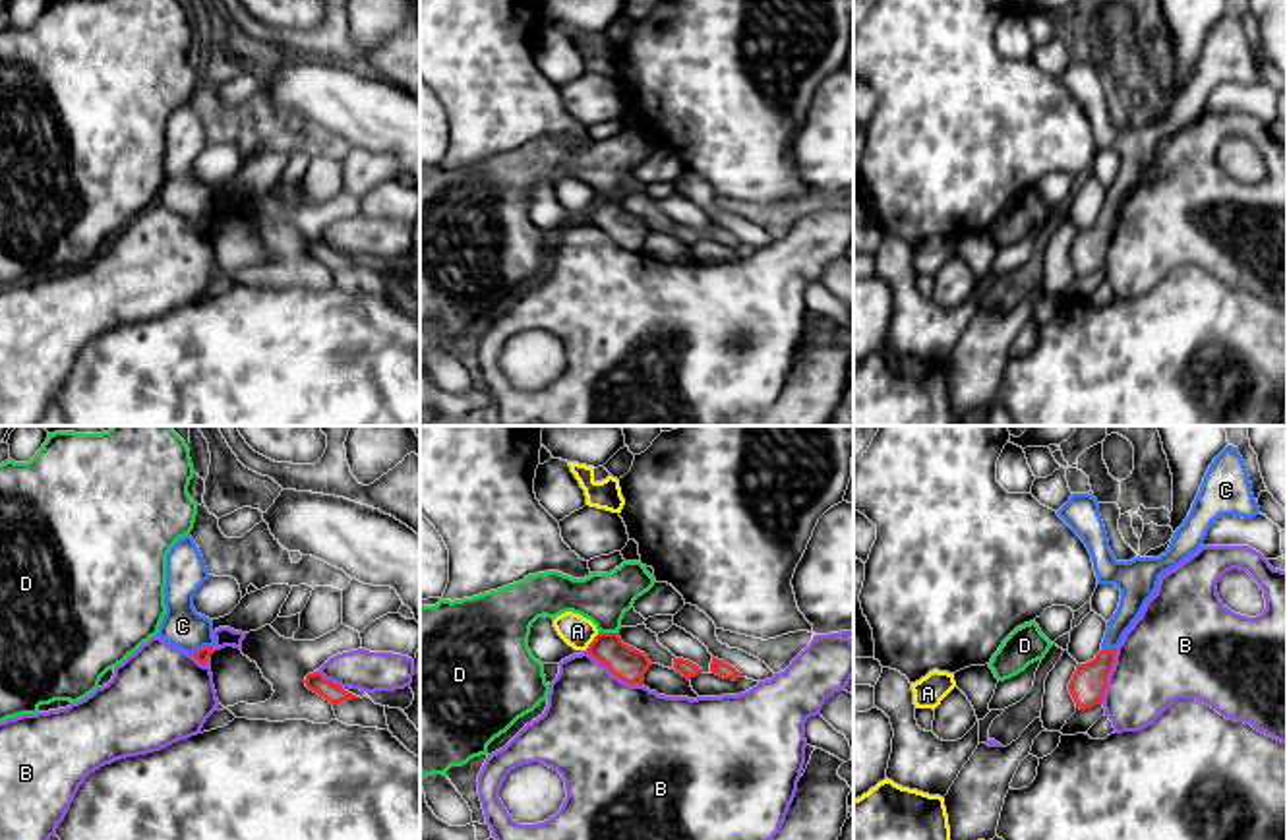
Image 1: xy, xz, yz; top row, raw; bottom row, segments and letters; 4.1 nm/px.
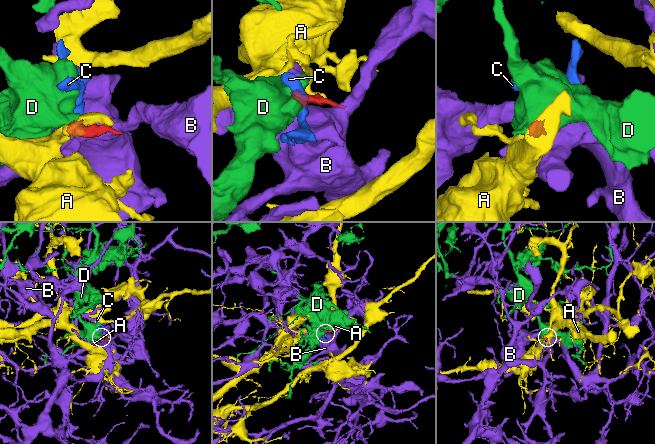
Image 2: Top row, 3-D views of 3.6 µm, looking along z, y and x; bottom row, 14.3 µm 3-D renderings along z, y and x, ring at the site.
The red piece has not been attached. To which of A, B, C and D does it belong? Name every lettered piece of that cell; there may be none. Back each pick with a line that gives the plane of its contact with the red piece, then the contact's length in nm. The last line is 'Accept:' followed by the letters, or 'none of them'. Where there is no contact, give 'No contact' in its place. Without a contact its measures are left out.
C: Touches red in xy. Shared border 100 nm
Accept: C

